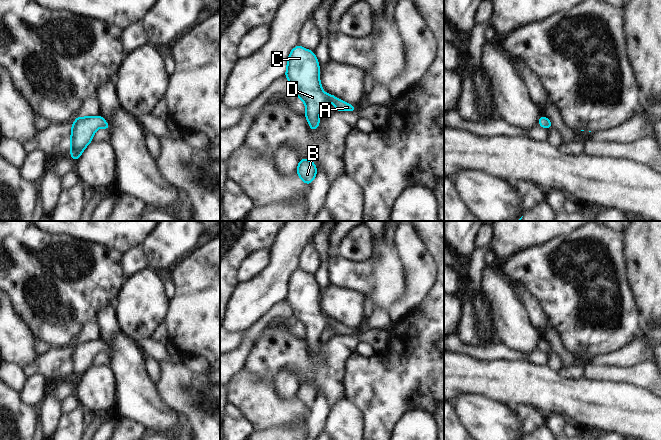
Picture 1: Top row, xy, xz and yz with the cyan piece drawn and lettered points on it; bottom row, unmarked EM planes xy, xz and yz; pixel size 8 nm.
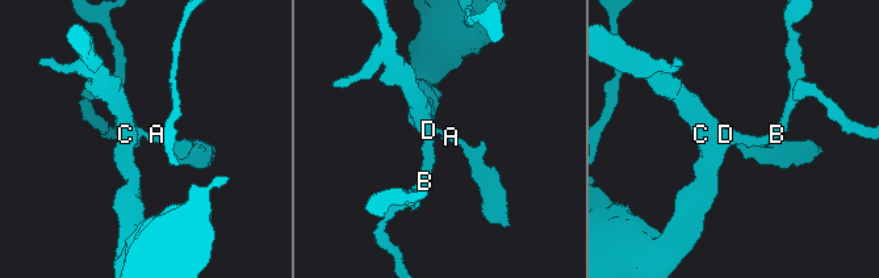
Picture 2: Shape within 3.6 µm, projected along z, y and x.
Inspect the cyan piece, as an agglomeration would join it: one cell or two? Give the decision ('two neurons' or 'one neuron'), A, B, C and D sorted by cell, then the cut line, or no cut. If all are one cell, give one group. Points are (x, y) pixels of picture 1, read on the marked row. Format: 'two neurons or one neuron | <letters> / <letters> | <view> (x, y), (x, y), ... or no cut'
one neuron | A B C D | no cut

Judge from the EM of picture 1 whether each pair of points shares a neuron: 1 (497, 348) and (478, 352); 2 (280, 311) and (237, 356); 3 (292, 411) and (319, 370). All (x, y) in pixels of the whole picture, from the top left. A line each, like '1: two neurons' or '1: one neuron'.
1: one neuron
2: one neuron
3: two neurons

